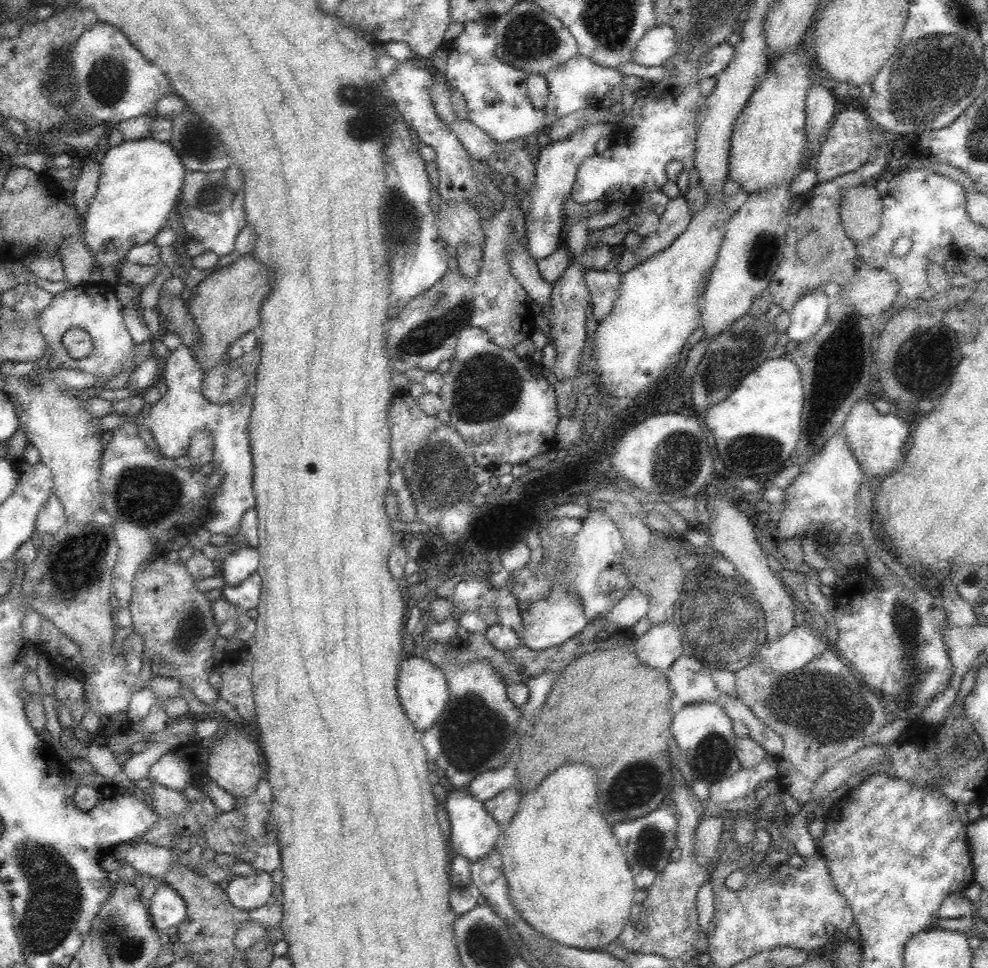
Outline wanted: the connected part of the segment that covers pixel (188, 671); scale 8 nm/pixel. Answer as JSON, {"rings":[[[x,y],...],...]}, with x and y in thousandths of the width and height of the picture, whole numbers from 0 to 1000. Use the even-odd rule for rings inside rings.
{"rings":[[[162,574],[142,585],[142,591],[137,593],[134,600],[135,611],[131,621],[134,647],[136,653],[146,661],[146,675],[152,682],[164,682],[172,689],[168,695],[174,701],[188,707],[195,718],[209,729],[216,728],[223,716],[211,704],[213,694],[220,682],[219,674],[215,670],[222,659],[214,621],[206,611],[198,606],[194,594],[186,583],[171,581]]]}

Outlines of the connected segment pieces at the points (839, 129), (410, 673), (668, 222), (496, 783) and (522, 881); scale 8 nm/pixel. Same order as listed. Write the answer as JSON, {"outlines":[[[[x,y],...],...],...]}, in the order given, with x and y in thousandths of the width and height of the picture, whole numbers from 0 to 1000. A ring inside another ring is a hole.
{"outlines":[[[[871,107],[860,110],[853,116],[848,116],[836,134],[836,146],[832,148],[832,155],[826,169],[827,188],[835,189],[852,180],[861,179],[869,175],[880,165],[884,155],[883,145],[881,144],[881,128],[878,117]]],[[[419,675],[409,678],[407,686],[405,686],[401,713],[409,736],[421,754],[425,756],[435,752],[443,744],[451,729],[451,723],[453,723],[453,704],[451,704],[449,695],[434,682]]],[[[686,200],[684,205],[678,206],[674,216],[667,223],[664,240],[660,240],[656,244],[650,244],[647,262],[644,264],[652,269],[678,254],[696,236],[700,224],[696,206],[692,201]]],[[[518,783],[509,792],[482,802],[471,817],[476,819],[482,826],[490,829],[521,810],[523,805],[521,793],[522,788]]],[[[573,789],[573,791],[565,793],[565,795],[561,795],[540,818],[533,818],[527,821],[523,840],[517,845],[514,856],[504,866],[501,876],[506,879],[506,884],[508,885],[508,897],[512,906],[514,925],[516,925],[518,937],[522,939],[524,946],[530,949],[545,964],[545,967],[573,977],[581,977],[581,979],[607,981],[607,979],[622,973],[626,967],[630,965],[632,956],[638,948],[638,938],[643,933],[642,921],[645,919],[645,915],[640,899],[636,895],[635,884],[627,873],[623,863],[619,862],[619,853],[613,851],[611,843],[607,841],[605,822],[603,822],[603,798],[597,791],[593,791],[593,789]]]]}

